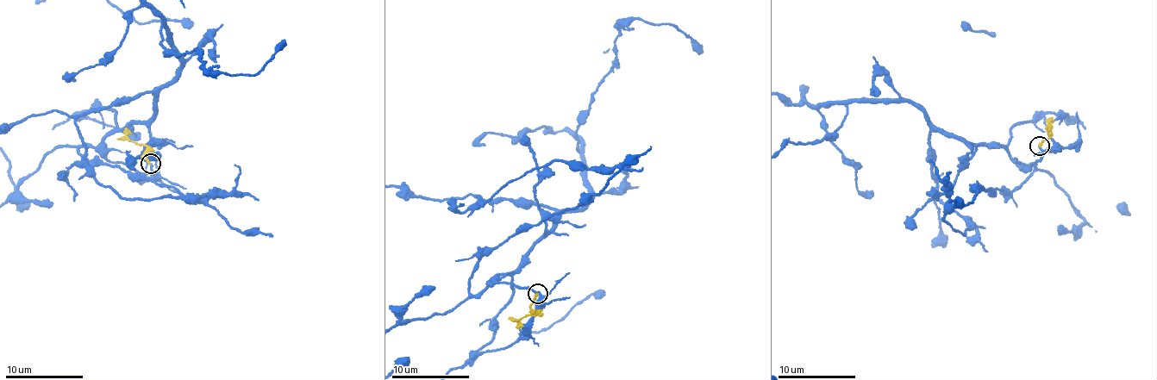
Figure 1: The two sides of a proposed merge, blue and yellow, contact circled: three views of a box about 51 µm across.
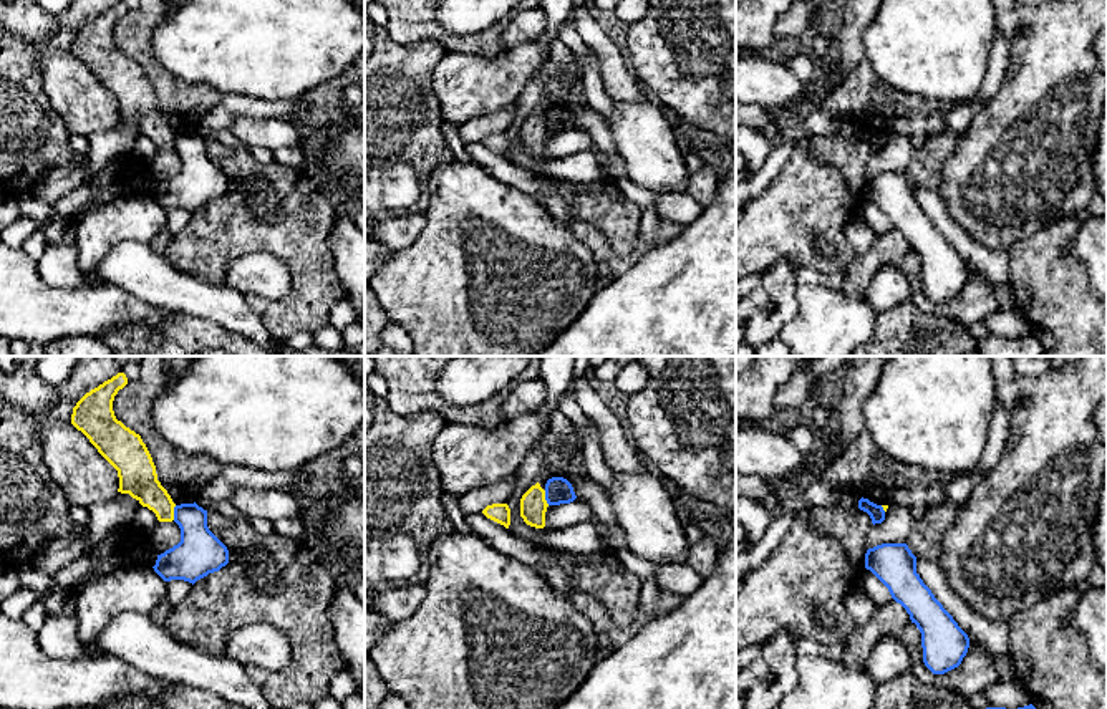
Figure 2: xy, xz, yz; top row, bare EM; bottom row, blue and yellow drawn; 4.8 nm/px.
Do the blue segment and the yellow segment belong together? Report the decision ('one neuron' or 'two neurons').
two neurons

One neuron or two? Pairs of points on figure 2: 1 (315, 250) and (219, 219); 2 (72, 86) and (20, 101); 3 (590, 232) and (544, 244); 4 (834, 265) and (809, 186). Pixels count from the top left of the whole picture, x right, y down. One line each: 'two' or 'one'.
1: one
2: two
3: two
4: one

